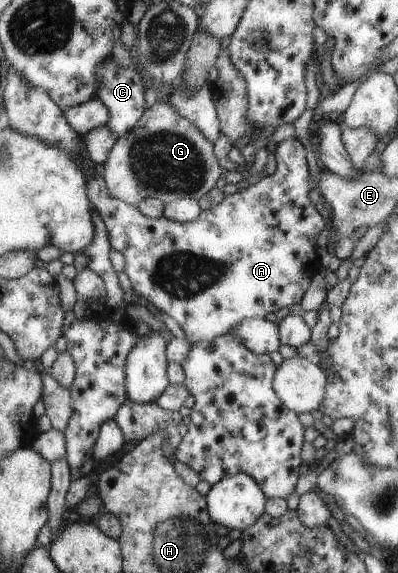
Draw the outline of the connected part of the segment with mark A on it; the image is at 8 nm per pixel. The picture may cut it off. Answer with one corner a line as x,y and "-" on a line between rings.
295,137
277,143
275,152
270,158
268,173
259,181
252,183
239,192
224,196
218,205
215,205
212,209
201,210
198,217
189,222
177,222
164,216
157,218
146,217
136,205
130,205
120,198
112,197
107,190
103,177
96,175
94,170
90,176
87,175
87,180
89,181
89,198
94,207
102,214
102,221
107,231
110,247
120,251
123,255
123,272
131,283
132,291
137,296
144,297
148,303
152,303
158,311
166,313
168,317
172,317
173,321
176,321
180,329
182,329
185,340
191,344
199,341
210,341
215,337
226,334
236,324
246,318
264,318
267,313
276,312
282,307
290,308
292,303
298,303
302,299
306,288
309,286
311,277
320,271
320,261
316,257
314,243
316,243
316,237
318,237
318,233
320,233
320,229
324,225
324,219
316,213
316,209
308,201
308,171
306,171
306,159
304,159
304,146

